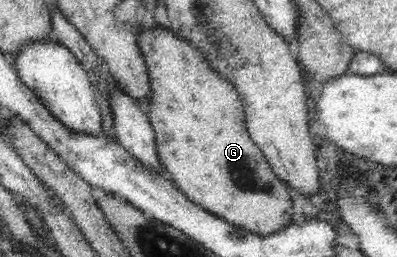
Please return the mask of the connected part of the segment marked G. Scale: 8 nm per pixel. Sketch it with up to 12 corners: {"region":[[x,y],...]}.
{"region":[[160,24],[136,33],[158,159],[260,236],[296,218],[231,81]]}

